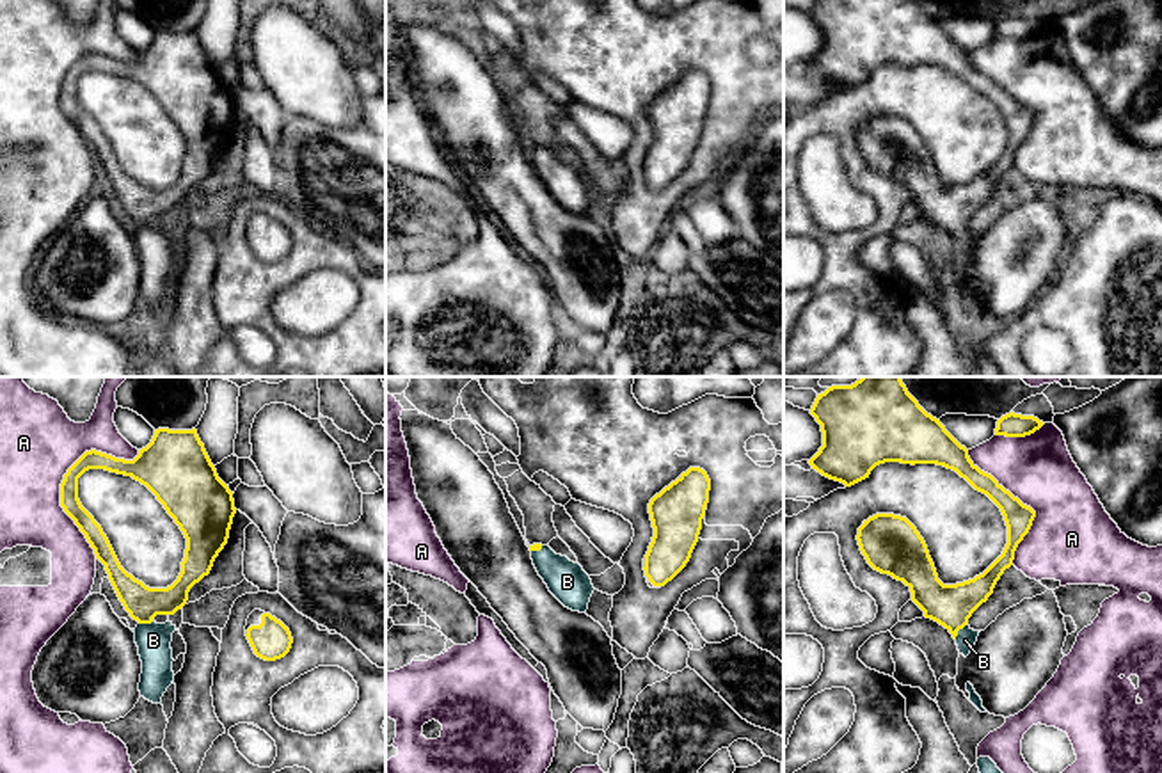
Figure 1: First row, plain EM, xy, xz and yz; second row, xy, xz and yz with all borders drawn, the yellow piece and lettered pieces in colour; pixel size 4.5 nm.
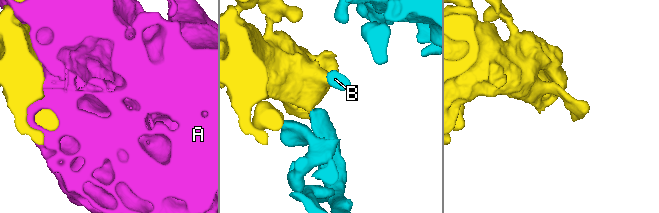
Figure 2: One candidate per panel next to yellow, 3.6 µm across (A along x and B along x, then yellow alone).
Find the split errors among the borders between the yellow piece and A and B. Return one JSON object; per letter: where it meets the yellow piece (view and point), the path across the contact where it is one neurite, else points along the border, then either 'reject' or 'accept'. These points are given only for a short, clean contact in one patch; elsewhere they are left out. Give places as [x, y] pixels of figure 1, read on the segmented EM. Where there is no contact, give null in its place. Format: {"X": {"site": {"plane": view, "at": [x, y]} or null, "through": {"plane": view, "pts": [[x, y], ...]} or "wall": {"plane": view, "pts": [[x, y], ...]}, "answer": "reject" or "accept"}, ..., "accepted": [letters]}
{"A": {"site": {"plane": "xy", "at": [64, 477]}, "answer": "reject"}, "B": {"site": {"plane": "yz", "at": [958, 629]}, "through": {"plane": "yz", "pts": [[951, 606], [958, 629], [965, 640]]}, "answer": "accept"}, "accepted": ["B"]}

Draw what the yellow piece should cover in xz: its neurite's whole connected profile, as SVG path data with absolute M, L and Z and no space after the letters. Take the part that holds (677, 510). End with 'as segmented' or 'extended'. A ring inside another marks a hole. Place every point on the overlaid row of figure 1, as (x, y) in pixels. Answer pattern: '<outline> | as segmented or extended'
M689 467L650 499L649 514L654 537L643 558L650 588L661 588L672 581L686 567L700 538L736 540L739 549L728 553L728 567L752 546L753 538L743 526L705 524L709 490L707 473L700 467Z | extended

